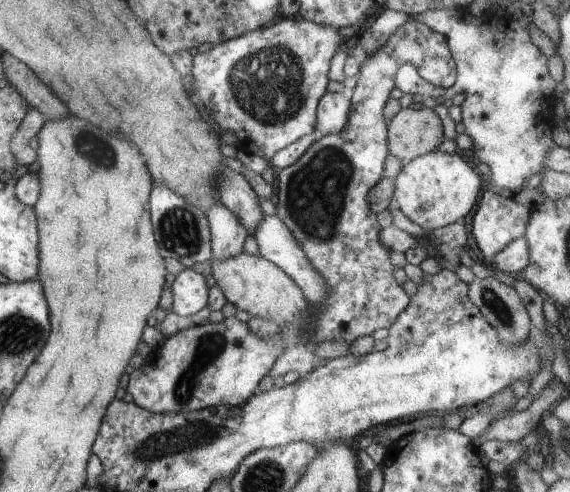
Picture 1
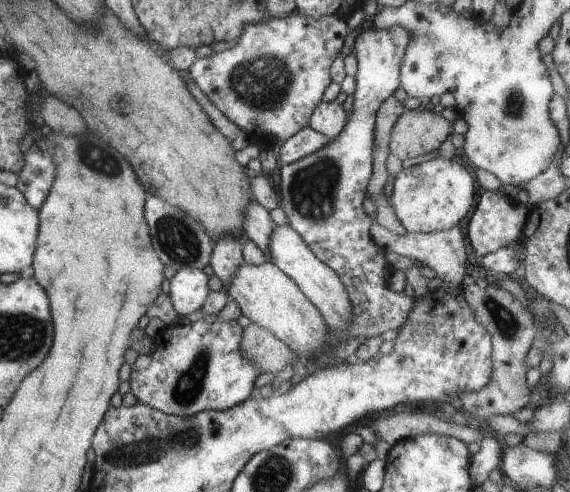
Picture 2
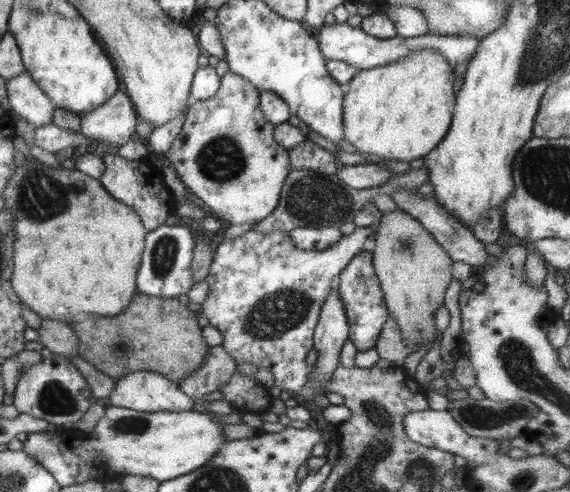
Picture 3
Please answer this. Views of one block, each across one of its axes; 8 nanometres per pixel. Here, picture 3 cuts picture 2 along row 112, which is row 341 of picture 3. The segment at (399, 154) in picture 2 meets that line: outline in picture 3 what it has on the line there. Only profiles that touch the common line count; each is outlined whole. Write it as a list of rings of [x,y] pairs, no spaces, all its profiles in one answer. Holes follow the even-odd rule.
[[[400,208],[398,211],[383,212],[382,218],[374,226],[376,247],[371,253],[373,267],[383,292],[384,304],[387,306],[389,316],[396,320],[406,347],[412,349],[412,353],[420,351],[426,345],[431,346],[438,337],[439,331],[437,324],[434,323],[434,312],[444,305],[446,288],[453,279],[452,264],[454,261],[421,222]]]

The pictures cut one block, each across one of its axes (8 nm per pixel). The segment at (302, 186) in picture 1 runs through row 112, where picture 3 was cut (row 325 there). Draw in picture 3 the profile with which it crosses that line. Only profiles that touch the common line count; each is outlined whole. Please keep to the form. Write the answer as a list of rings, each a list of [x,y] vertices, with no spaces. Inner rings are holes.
[[[360,251],[346,265],[346,268],[343,268],[343,272],[336,279],[335,286],[342,299],[348,319],[349,339],[358,351],[375,349],[382,327],[389,317],[389,312],[384,304],[383,292],[373,267],[372,253],[370,251]]]

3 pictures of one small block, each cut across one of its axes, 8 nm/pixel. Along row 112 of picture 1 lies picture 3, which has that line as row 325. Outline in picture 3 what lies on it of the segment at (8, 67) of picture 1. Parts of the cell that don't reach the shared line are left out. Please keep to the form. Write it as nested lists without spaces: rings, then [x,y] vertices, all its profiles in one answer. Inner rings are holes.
[[[42,318],[42,325],[38,329],[42,347],[52,351],[54,355],[77,356],[80,341],[74,334],[74,329],[64,322]]]

